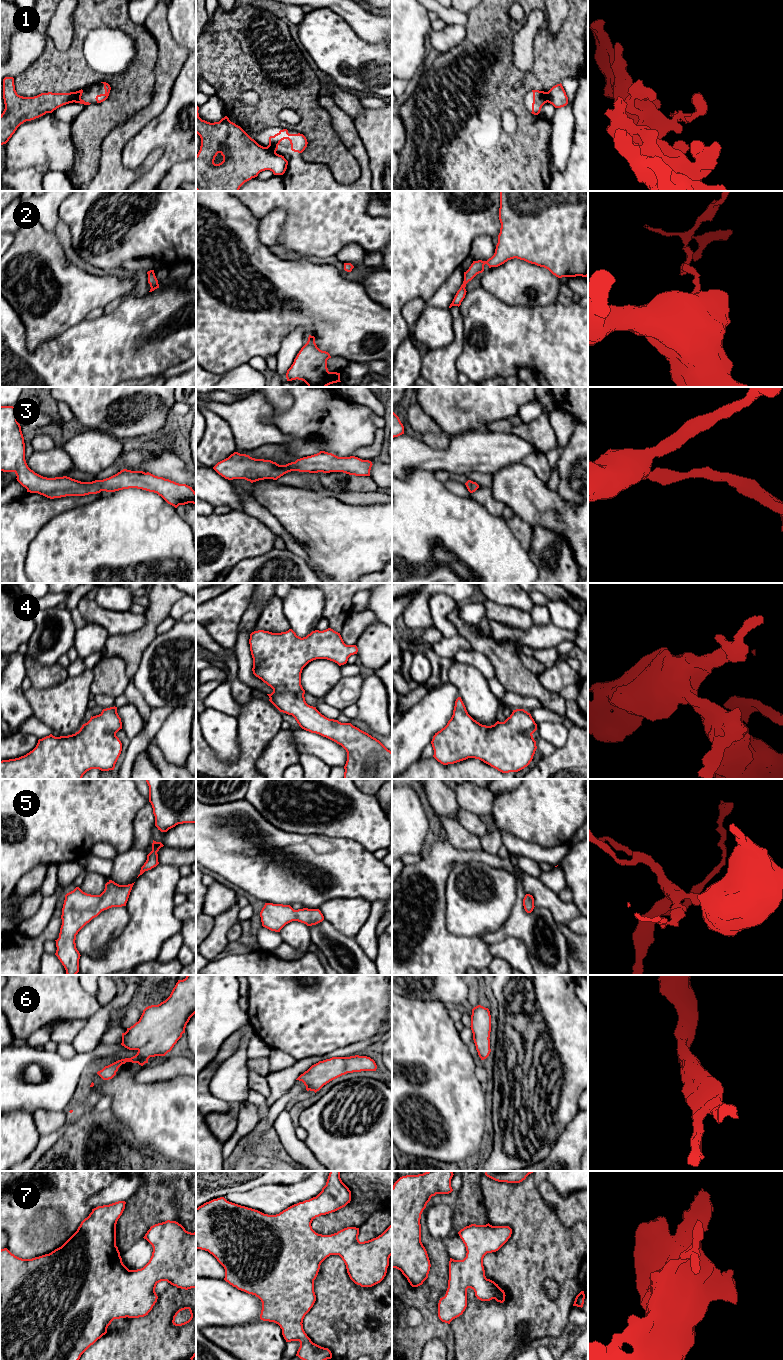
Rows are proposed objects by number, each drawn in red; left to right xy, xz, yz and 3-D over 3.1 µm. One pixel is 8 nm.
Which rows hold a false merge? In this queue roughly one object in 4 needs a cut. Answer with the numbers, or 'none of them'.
1

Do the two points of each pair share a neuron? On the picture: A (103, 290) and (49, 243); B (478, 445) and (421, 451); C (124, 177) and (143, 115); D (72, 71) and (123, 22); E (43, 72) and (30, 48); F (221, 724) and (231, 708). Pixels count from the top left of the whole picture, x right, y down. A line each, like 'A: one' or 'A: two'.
A: one
B: one
C: one
D: one
E: two
F: two

